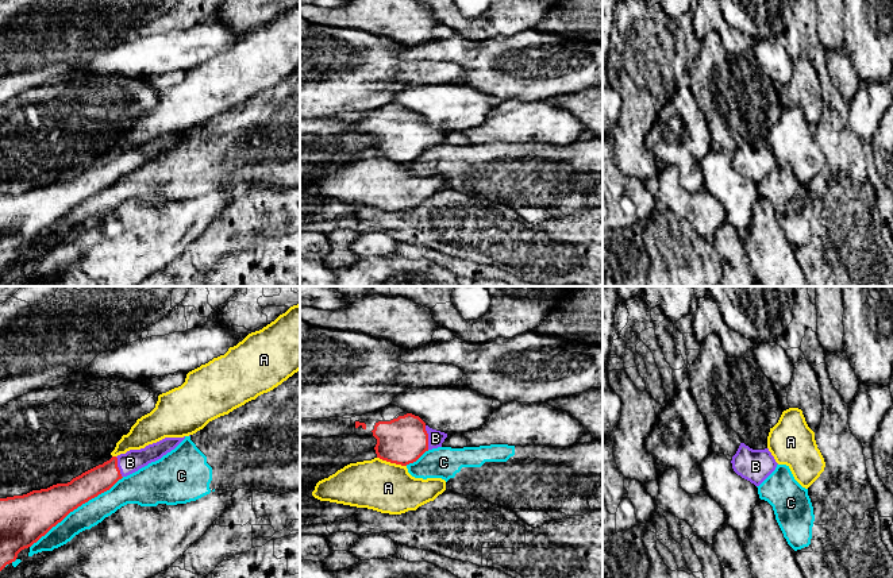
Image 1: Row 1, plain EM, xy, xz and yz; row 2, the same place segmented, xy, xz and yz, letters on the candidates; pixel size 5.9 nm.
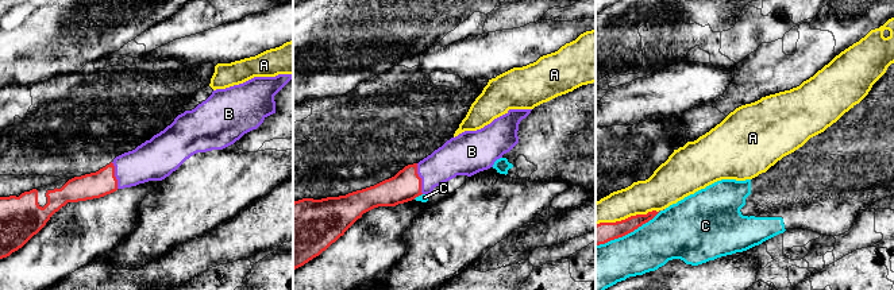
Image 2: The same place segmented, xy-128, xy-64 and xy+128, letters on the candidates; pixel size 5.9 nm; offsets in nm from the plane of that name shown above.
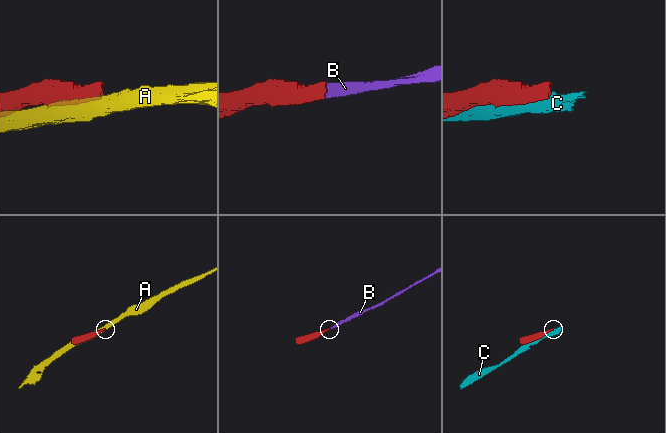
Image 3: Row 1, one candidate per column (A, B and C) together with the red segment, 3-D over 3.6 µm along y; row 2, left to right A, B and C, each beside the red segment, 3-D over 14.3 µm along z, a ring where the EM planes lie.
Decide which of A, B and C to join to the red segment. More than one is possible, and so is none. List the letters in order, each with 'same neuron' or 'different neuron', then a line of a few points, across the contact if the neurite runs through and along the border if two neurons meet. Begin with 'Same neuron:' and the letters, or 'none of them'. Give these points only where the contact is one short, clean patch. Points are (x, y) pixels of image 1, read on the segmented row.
Same neuron: B
A: different neuron
B: same neuron; line xz (403, 440), (407, 438), (427, 438), (435, 438)
C: different neuron

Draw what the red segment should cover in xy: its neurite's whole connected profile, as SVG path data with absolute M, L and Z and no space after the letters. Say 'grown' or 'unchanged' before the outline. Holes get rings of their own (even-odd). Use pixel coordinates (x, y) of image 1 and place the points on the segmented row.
grown; M185 436L165 438L145 448L130 450L126 454L112 456L109 461L82 473L68 483L57 483L47 489L32 490L23 496L0 498L0 571L7 564L15 562L22 550L36 543L70 512L109 490L123 477L161 459L163 455L174 450L184 439Z

